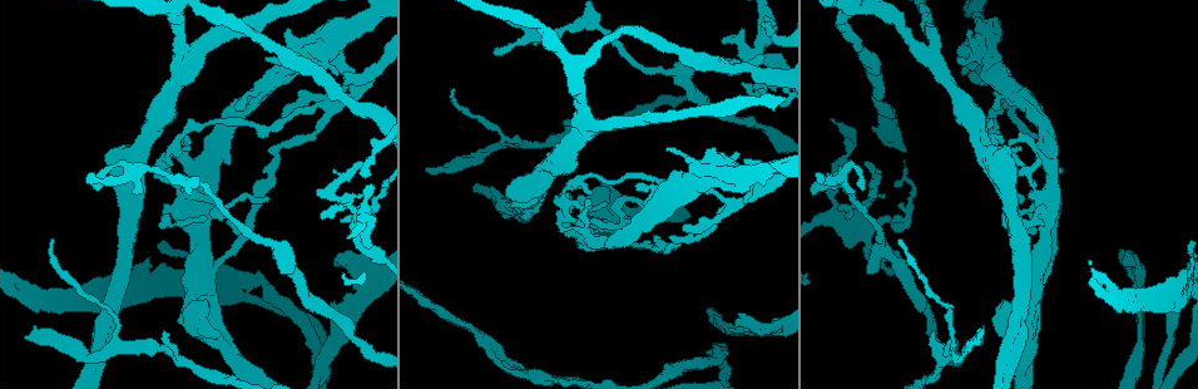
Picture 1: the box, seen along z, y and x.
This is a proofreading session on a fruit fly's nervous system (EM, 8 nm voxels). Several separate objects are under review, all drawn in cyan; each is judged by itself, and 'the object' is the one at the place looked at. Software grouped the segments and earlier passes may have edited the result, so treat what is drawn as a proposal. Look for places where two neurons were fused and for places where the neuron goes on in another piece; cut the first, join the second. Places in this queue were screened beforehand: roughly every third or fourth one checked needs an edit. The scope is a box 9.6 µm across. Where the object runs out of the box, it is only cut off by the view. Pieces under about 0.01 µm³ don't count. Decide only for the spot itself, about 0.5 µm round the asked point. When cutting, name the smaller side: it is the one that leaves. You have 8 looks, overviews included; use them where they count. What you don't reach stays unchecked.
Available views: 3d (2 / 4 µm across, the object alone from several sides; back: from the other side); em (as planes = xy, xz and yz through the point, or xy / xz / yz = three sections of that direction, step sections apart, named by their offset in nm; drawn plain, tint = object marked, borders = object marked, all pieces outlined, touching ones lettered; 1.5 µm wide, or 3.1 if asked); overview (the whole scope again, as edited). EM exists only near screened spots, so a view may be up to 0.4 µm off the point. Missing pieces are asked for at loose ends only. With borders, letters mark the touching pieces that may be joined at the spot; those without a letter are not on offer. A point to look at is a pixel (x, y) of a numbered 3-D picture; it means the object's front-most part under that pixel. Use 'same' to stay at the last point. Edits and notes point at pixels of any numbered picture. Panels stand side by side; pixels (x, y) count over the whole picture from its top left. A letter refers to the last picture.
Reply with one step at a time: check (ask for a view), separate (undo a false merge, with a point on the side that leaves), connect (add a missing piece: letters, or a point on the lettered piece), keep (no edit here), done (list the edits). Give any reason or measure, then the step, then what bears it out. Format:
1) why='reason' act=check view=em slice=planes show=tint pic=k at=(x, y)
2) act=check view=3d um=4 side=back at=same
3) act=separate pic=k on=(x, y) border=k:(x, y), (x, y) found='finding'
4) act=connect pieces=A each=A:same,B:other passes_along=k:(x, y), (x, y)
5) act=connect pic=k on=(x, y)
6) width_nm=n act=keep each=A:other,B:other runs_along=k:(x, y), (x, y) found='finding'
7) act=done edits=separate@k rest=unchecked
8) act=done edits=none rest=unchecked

why='free end' act=check view=3d um=4 pic=1 at=(452, 89)

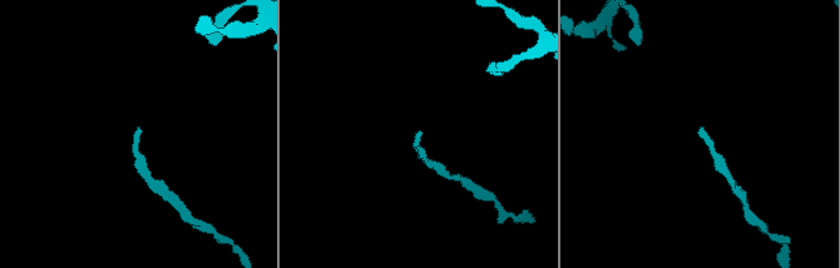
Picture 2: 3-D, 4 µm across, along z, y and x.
act=check view=em slice=planes show=tint pic=2 at=(418, 132)

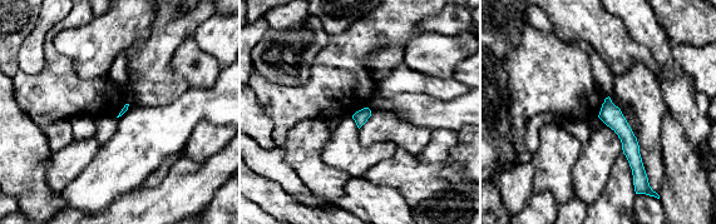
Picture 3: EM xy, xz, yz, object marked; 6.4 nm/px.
why='what lies round it' act=check view=em slice=planes show=borders at=same

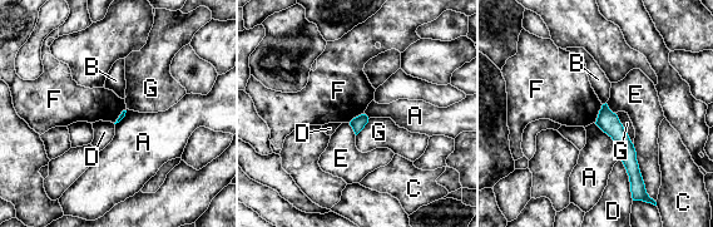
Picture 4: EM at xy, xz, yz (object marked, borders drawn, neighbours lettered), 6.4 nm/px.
act=keep each=A:other,B:other,C:other,D:other,E:other,F:other,G:other runs_along=4:(604, 108), (637, 184) found='none of them fits'

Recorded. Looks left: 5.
why='free end' act=check view=3d um=4 pic=1 at=(267, 198)

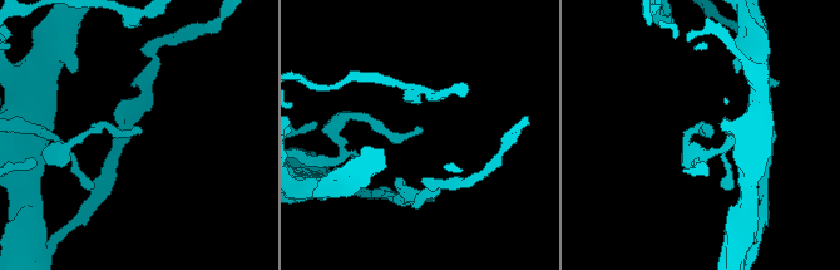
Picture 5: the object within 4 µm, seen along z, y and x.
why='now the EM' act=check view=em slice=planes show=tint pic=5 at=(420, 127)

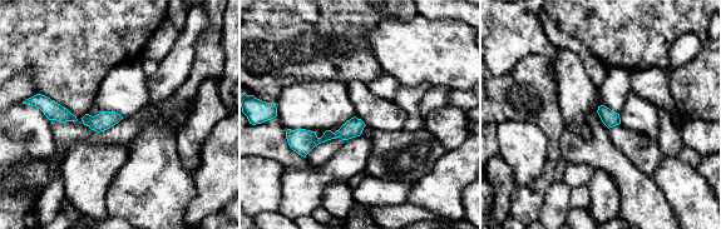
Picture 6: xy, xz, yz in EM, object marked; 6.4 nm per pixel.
why='what lies round it' act=check view=em slice=planes show=borders at=same

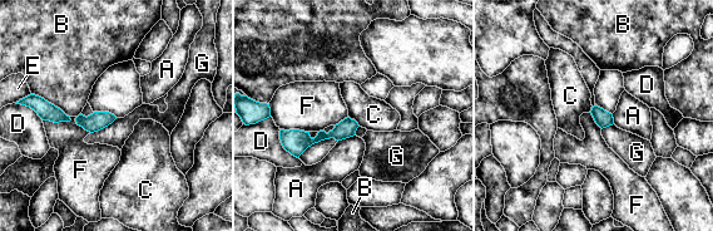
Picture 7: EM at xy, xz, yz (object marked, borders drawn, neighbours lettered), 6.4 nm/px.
act=keep each=A:other,B:other,C:other,D:other,E:other,F:other,G:other found='no lettered piece goes on from it'

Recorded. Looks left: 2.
why='thin end' act=check view=em slice=yz step=4 show=tint pic=1 at=(96, 191)

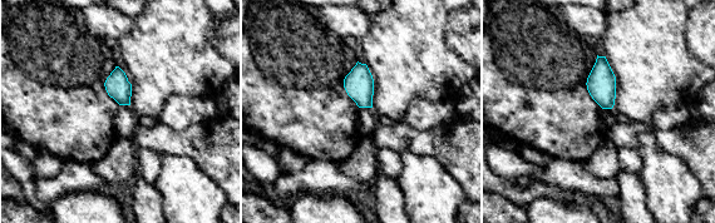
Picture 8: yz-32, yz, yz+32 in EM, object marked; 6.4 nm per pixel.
act=check view=em slice=xy step=4 show=borders at=same

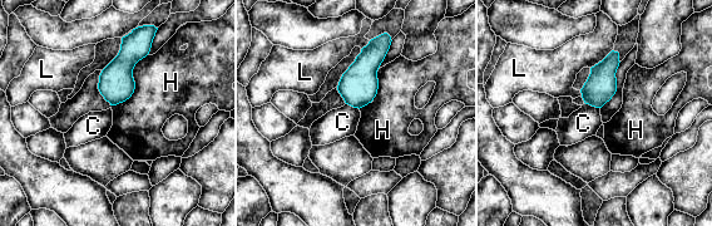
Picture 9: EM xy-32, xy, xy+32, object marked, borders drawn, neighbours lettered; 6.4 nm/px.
width_nm=200 act=keep each=C:other,H:other,L:other border=9:(584, 102), (599, 108) found='no lettered piece goes on from it'

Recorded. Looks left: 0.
act=done edits=none rest=unchecked

